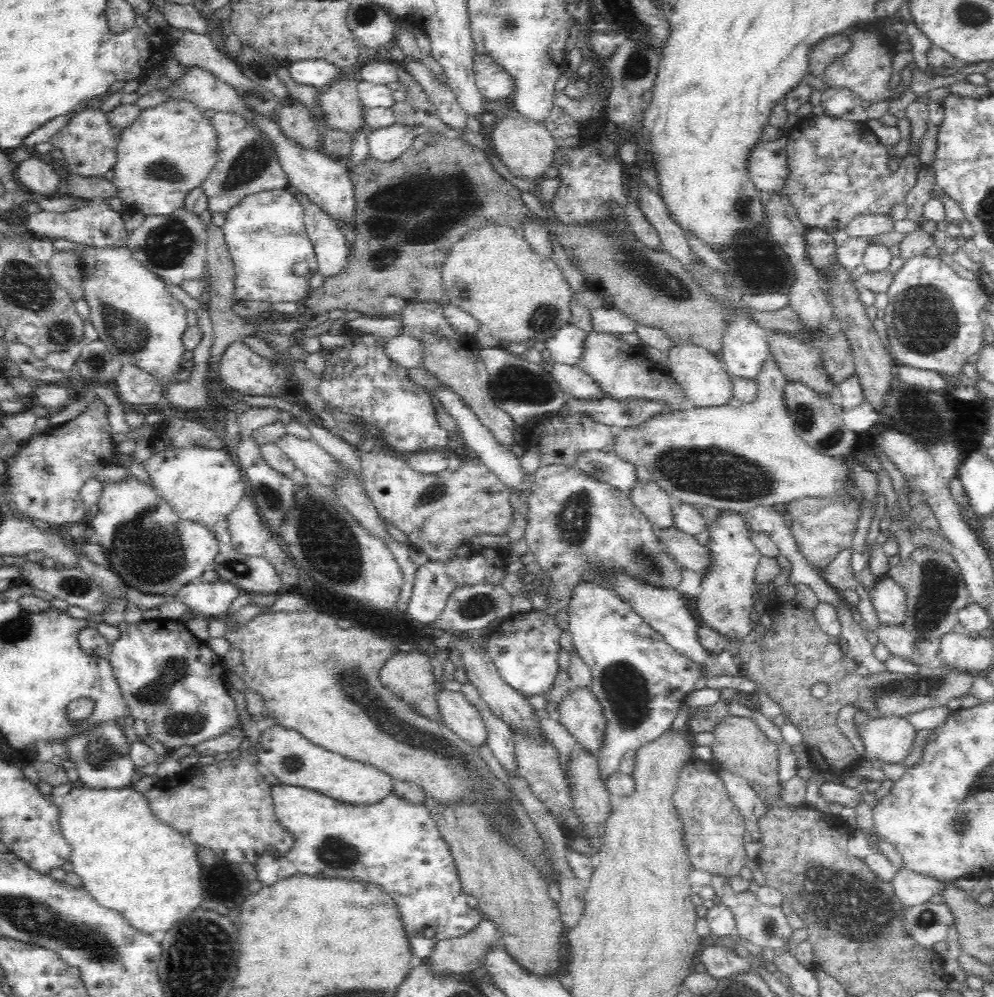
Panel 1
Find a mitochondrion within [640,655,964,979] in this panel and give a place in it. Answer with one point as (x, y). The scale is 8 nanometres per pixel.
(834, 892)

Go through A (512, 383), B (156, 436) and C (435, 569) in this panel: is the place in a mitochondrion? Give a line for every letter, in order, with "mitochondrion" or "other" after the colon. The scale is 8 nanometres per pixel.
A: mitochondrion
B: other
C: other

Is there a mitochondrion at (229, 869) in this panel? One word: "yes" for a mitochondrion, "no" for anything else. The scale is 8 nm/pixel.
no

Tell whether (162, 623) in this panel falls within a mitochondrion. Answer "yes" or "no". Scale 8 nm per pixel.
no

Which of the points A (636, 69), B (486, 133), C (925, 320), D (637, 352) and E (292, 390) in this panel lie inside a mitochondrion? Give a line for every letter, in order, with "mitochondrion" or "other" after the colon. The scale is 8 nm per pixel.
A: mitochondrion
B: other
C: mitochondrion
D: other
E: other

